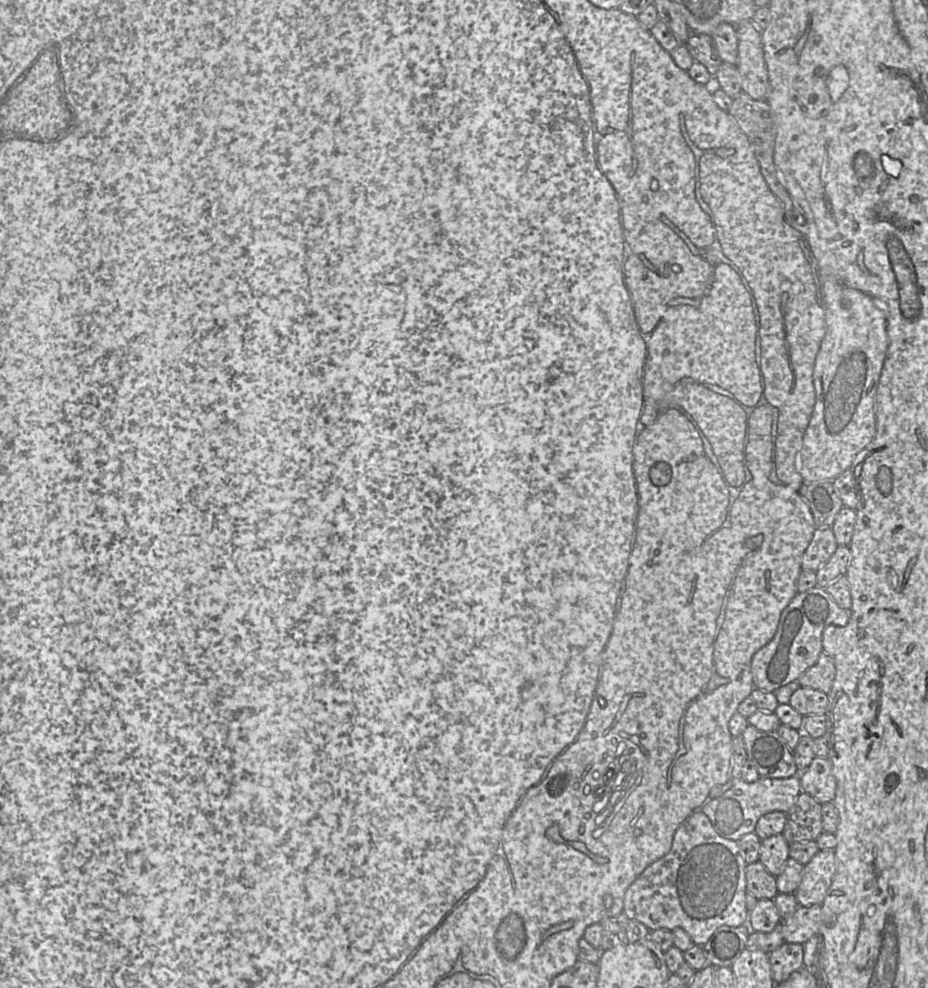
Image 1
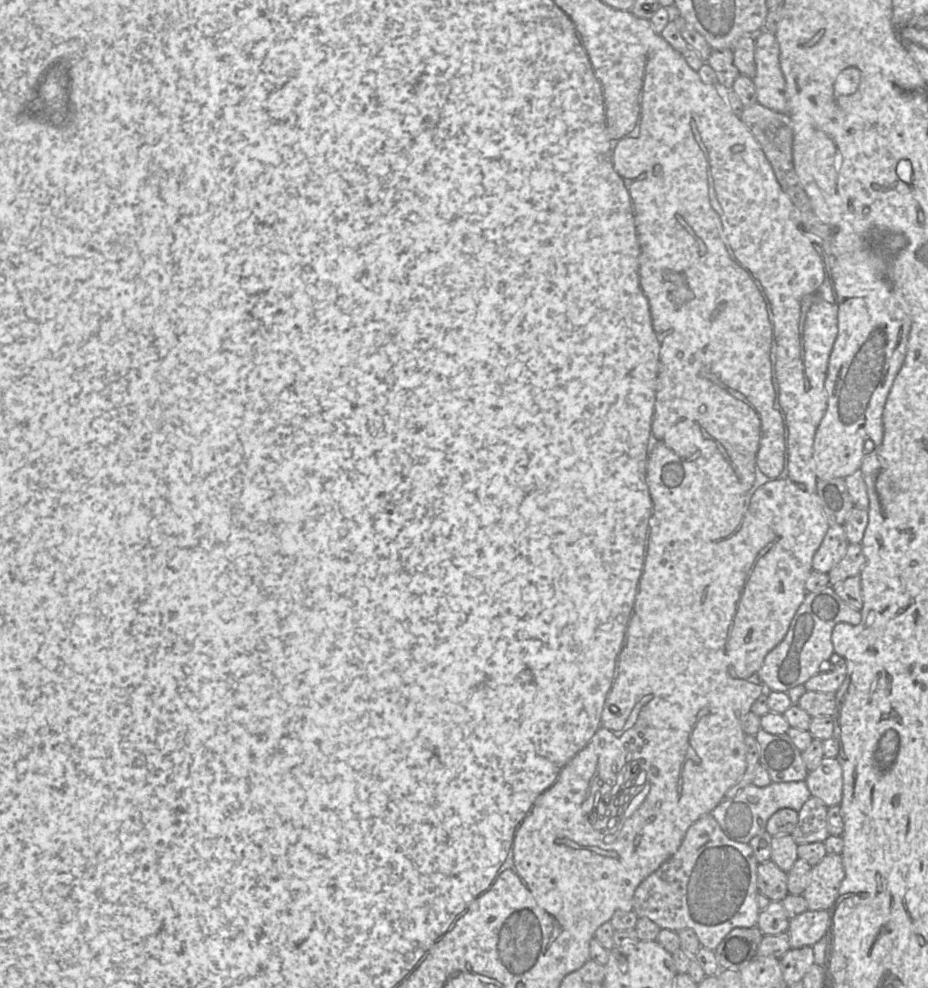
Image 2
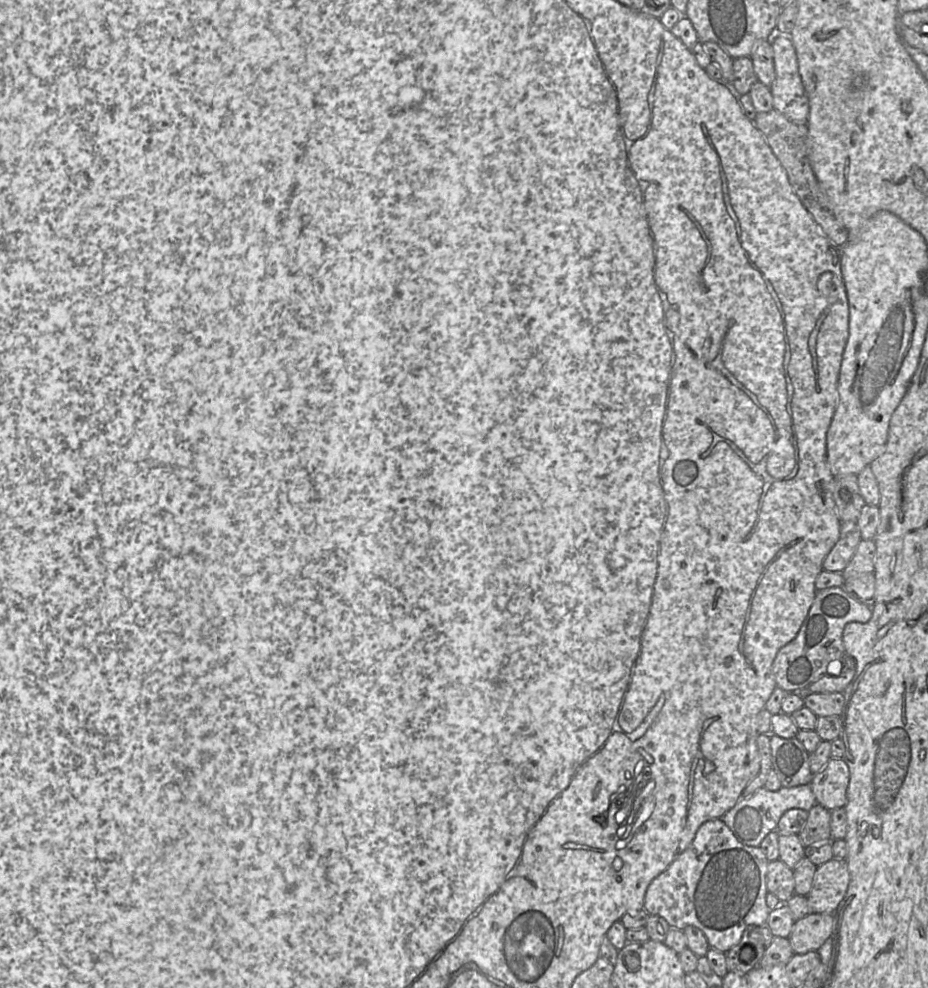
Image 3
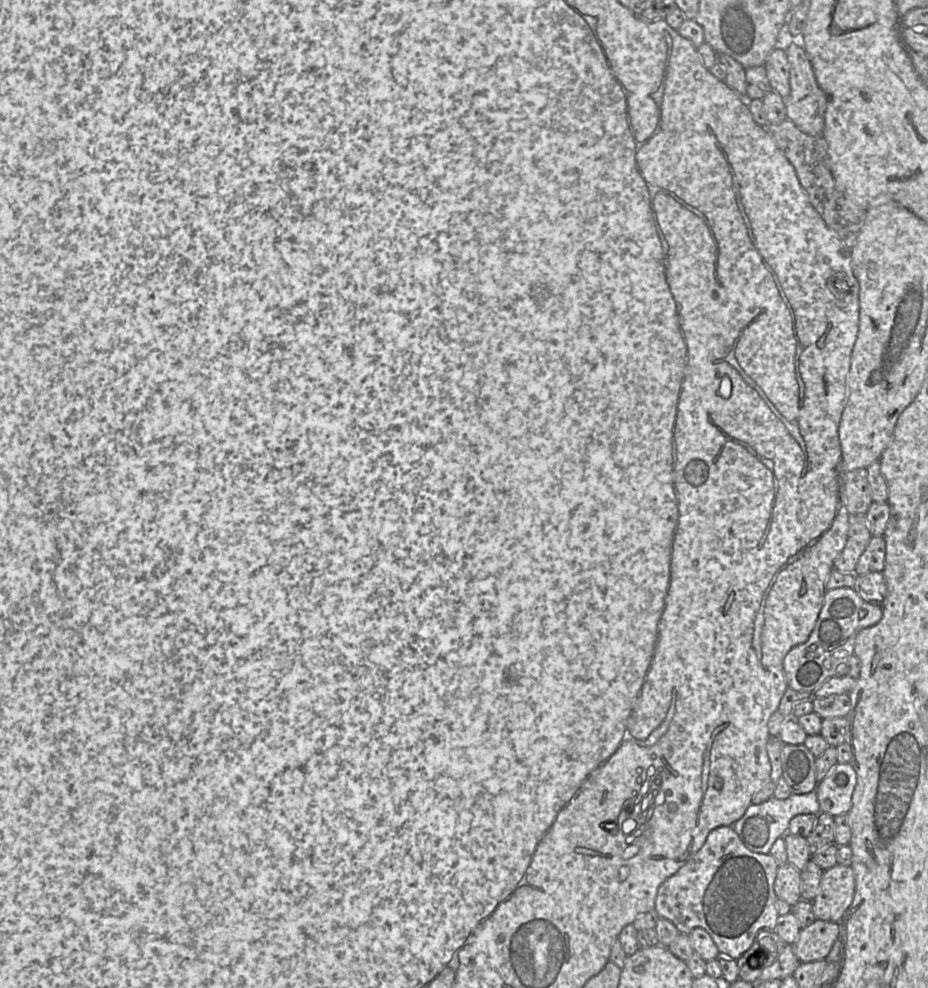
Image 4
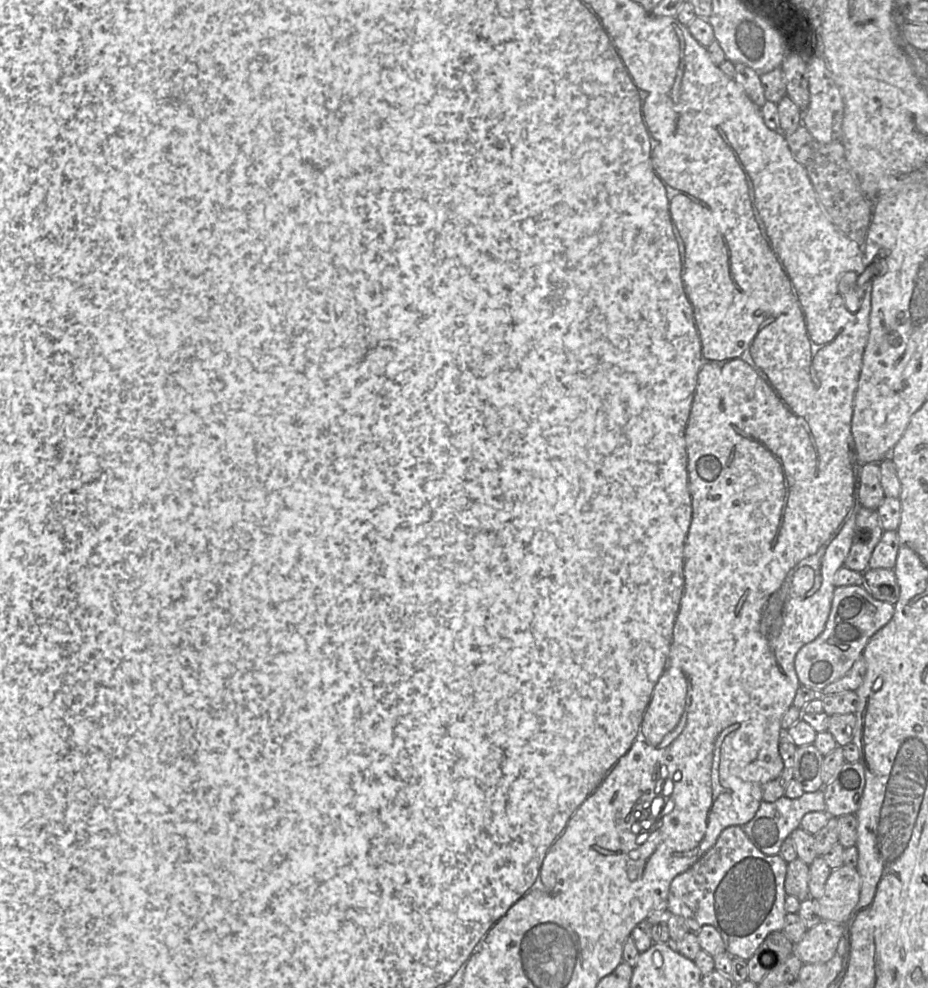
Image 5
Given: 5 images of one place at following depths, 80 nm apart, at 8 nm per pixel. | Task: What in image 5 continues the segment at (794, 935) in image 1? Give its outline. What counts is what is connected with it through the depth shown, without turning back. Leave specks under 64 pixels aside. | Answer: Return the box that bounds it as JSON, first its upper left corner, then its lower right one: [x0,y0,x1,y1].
[794,921,844,964]

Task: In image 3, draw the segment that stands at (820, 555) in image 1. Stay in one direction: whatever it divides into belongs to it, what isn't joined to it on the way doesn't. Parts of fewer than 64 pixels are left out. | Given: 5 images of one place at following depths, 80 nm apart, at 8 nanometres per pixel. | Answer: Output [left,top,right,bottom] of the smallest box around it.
[823,521,862,572]

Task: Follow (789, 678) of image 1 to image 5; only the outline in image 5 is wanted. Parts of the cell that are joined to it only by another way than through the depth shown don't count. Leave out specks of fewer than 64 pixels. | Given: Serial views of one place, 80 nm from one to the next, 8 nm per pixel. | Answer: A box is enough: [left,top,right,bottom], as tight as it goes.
[794,585,895,691]

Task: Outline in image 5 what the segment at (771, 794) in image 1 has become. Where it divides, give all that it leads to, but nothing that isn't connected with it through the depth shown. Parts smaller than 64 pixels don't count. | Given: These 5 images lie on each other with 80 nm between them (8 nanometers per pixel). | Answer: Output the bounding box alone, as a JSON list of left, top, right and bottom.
[741,790,826,855]

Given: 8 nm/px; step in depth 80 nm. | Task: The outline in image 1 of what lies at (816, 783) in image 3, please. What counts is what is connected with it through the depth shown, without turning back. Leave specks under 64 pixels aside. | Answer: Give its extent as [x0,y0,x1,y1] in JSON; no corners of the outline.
[799,757,836,804]

